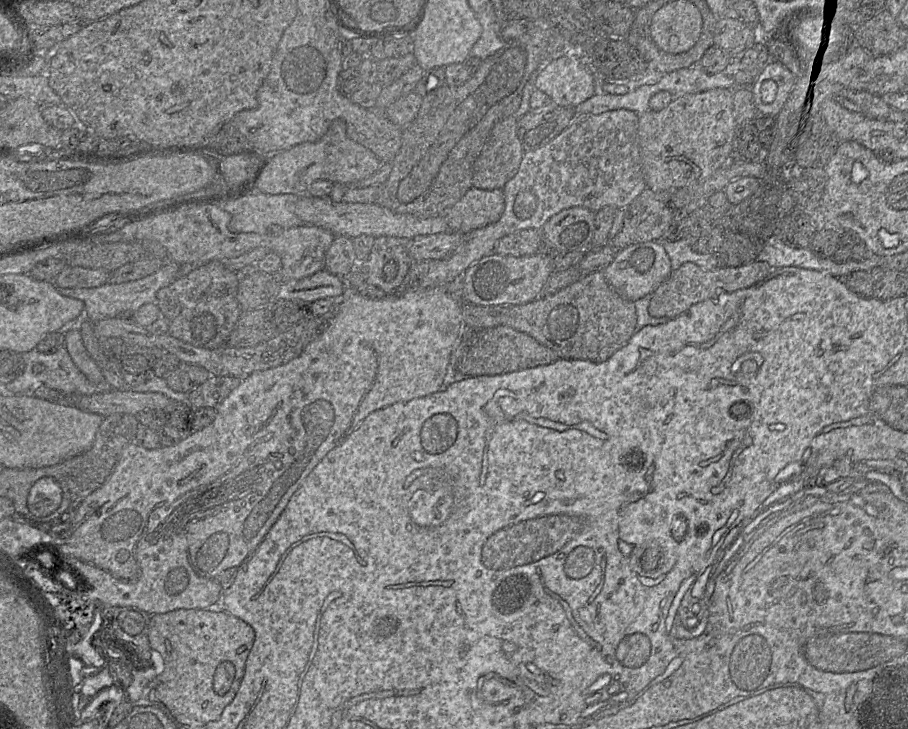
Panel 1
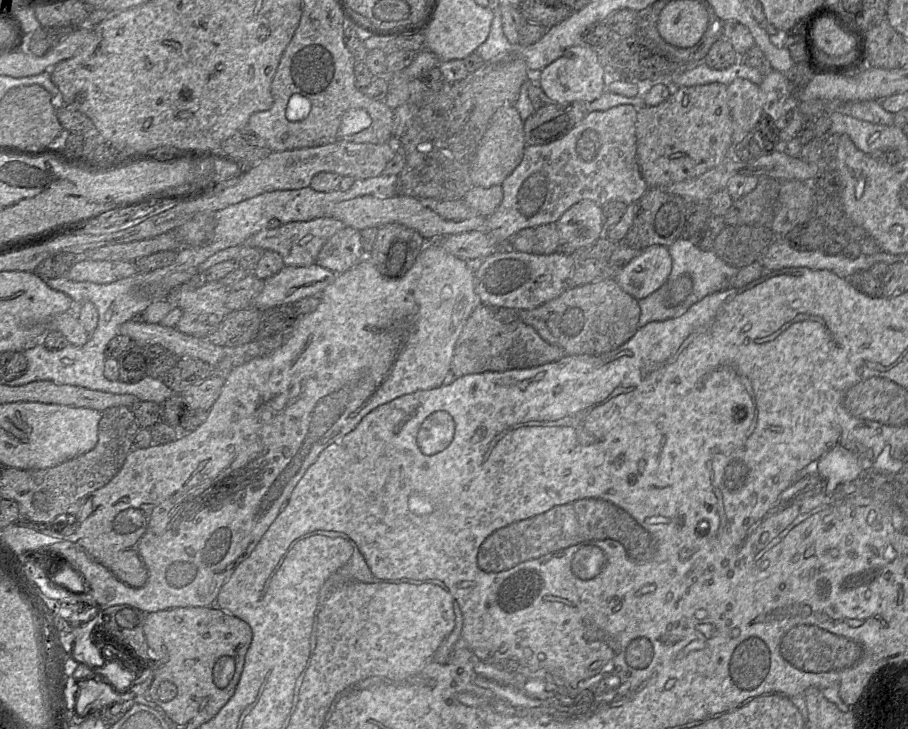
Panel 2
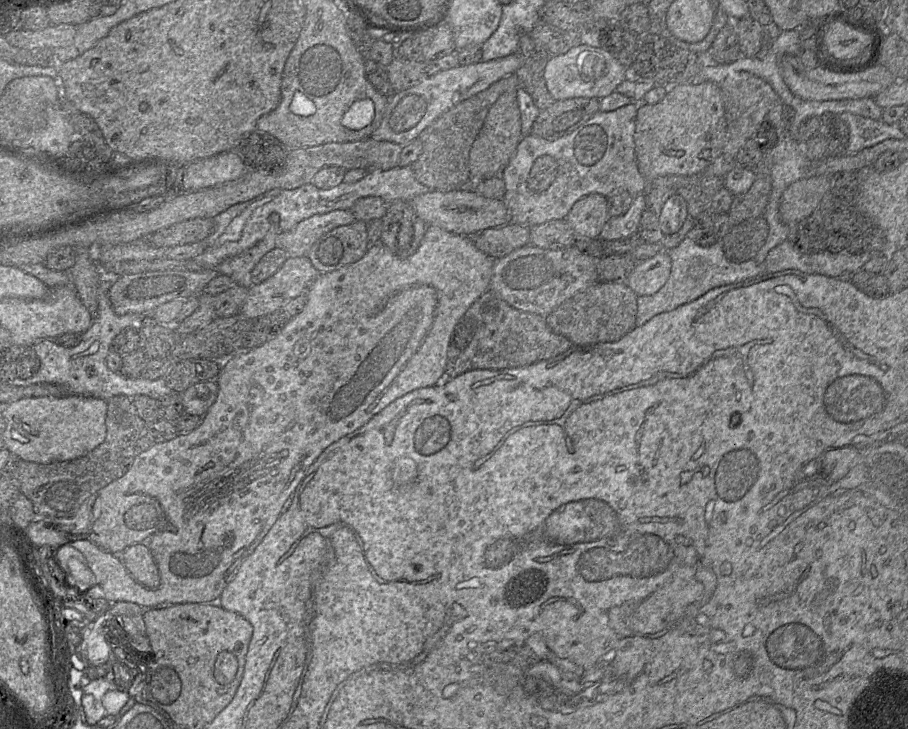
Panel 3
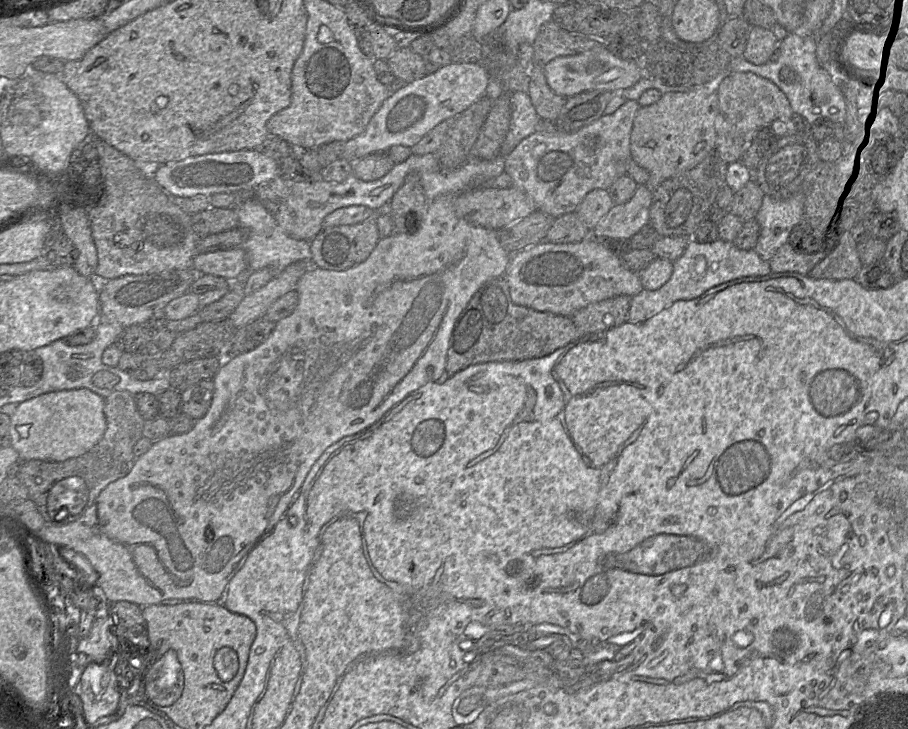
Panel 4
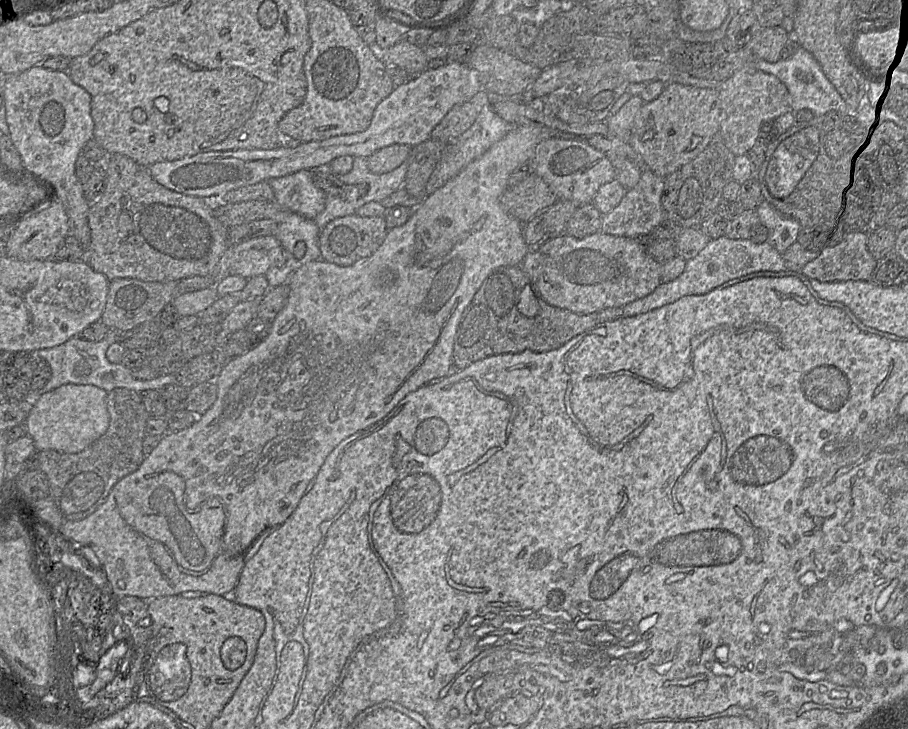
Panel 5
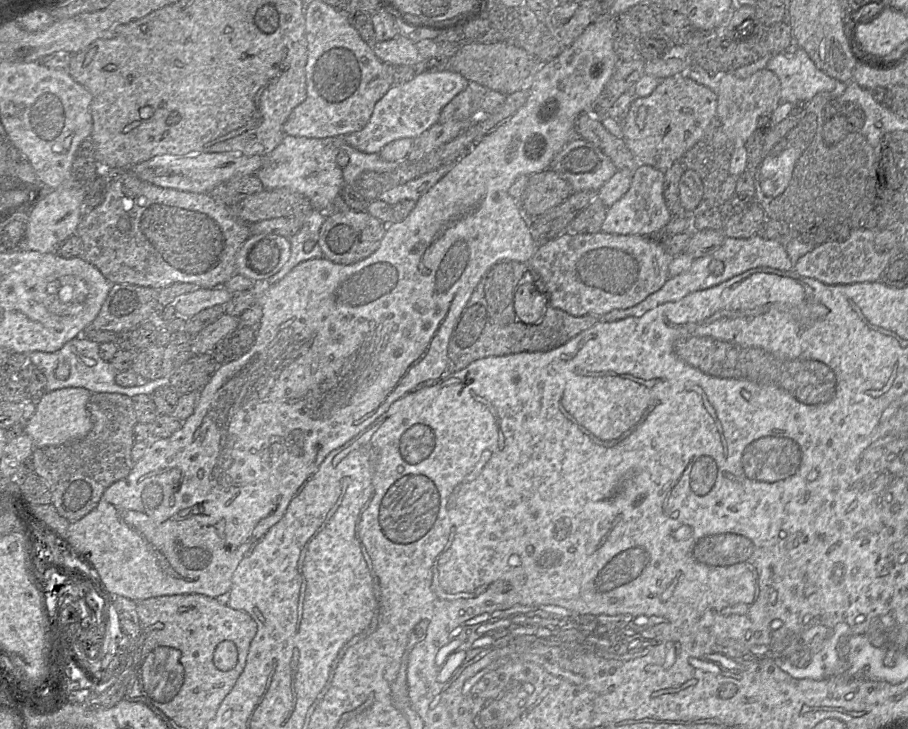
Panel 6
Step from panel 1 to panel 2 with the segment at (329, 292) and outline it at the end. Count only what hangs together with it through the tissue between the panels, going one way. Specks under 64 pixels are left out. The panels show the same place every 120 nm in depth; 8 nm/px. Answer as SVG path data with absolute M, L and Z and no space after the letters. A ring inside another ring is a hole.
M317 263L308 267L284 266L280 272L264 280L262 291L253 300L253 307L265 310L322 294L336 277L336 273Z

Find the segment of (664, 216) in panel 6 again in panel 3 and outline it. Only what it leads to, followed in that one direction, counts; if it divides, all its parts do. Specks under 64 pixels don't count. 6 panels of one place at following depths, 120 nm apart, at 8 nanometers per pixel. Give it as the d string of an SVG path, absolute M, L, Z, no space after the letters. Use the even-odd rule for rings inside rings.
M641 193L634 197L625 214L608 218L599 238L602 241L619 240L637 233L644 208L645 195Z

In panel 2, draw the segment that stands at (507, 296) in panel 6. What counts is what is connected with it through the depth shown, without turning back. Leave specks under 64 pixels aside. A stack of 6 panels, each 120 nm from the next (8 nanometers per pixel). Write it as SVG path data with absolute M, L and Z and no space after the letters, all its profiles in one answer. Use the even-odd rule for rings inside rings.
M480 302L467 319L454 348L451 373L456 377L485 371L529 368L560 360L566 353L545 341L530 325L524 323L514 308L494 308Z

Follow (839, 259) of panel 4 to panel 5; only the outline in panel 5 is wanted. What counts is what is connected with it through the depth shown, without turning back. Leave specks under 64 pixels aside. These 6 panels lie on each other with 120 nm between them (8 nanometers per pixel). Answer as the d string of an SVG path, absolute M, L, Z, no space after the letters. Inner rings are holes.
M852 232L819 252L802 273L821 282L869 281L877 260L868 249L869 234Z

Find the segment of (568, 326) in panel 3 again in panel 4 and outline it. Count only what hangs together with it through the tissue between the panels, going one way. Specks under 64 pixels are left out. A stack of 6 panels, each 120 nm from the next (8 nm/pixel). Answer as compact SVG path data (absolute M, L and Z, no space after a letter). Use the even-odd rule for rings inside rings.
M619 295L591 303L569 316L582 334L605 331L628 321L631 297Z

